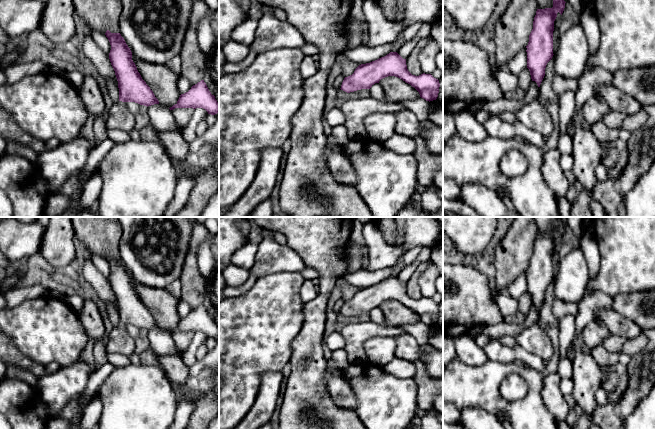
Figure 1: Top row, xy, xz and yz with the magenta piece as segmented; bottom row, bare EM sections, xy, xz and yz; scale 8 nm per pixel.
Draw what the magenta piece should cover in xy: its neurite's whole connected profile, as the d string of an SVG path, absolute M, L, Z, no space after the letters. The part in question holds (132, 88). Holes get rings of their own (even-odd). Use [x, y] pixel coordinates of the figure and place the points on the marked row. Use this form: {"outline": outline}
{"outline": "M107 30L105 35L111 45L109 59L119 88L119 101L113 103L108 111L107 128L129 133L134 129L135 119L126 103L135 102L148 107L159 104L159 101L138 72L132 60L132 52L121 34Z"}

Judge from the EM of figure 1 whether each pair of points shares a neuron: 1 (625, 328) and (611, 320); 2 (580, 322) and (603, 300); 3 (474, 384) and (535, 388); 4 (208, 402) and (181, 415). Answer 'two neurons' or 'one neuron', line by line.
1: one neuron
2: one neuron
3: one neuron
4: two neurons

